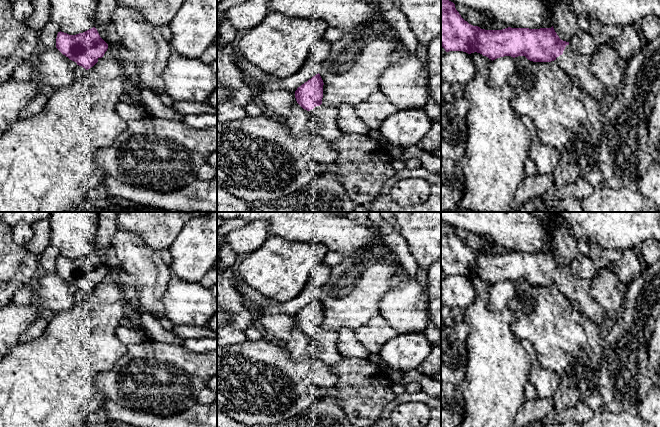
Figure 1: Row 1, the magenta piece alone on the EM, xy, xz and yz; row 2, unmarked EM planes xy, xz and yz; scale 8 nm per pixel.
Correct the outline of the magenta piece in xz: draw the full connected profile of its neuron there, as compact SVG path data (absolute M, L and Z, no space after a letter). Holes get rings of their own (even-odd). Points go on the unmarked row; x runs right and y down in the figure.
M318 297L297 312L295 322L297 327L309 336L315 356L333 367L343 359L343 356L337 349L337 333L322 327L323 309Z

